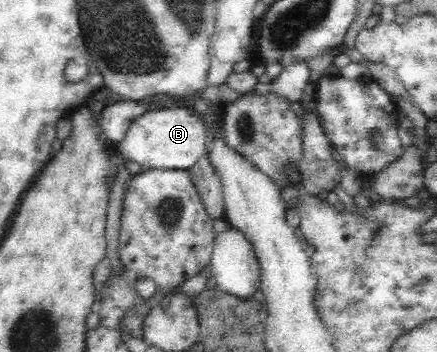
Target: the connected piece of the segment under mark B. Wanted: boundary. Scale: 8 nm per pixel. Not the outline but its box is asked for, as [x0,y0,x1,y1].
[118,106,207,170]

